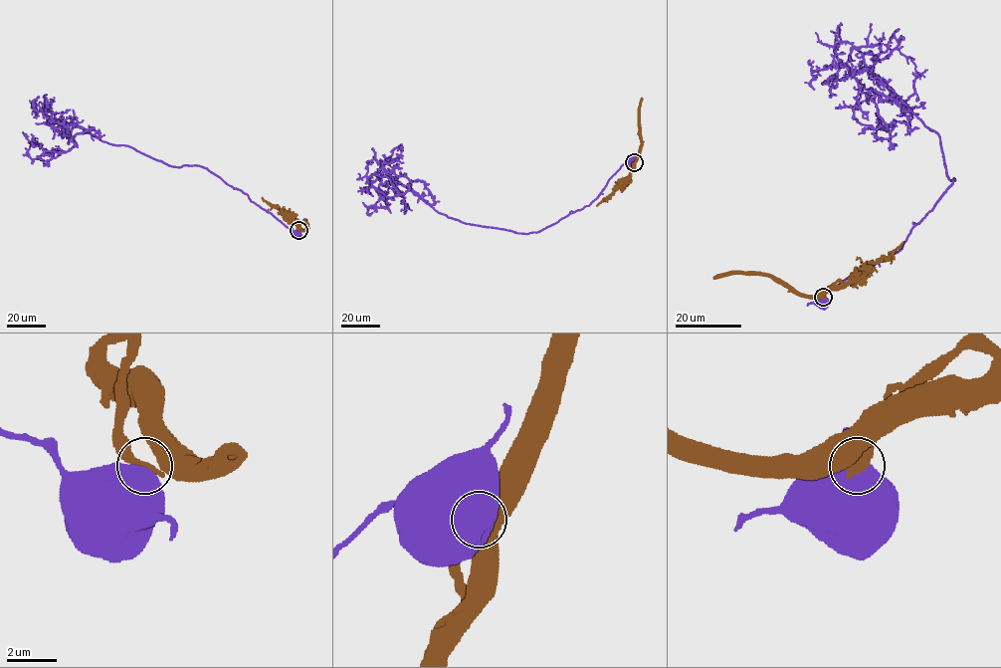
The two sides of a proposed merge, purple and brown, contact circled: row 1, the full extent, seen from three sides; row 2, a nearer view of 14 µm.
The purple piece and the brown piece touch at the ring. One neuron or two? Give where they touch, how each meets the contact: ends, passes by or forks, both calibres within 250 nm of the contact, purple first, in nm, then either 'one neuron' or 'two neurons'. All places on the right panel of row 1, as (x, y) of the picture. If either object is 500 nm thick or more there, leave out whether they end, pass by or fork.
at (823, 297); 1050 nm thick on the purple side, 320 nm on the other; two neurons

